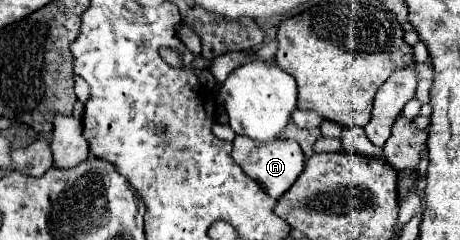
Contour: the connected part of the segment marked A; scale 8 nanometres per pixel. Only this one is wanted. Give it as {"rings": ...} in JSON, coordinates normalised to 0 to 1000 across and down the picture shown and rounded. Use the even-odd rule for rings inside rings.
{"rings":[[[515,563],[507,588],[507,663],[589,821],[611,821],[637,771],[637,754],[650,738],[663,688],[663,654],[650,596],[637,579],[611,579],[611,571],[602,588],[585,588],[585,604],[559,604],[559,588],[541,588],[541,571]]]}

